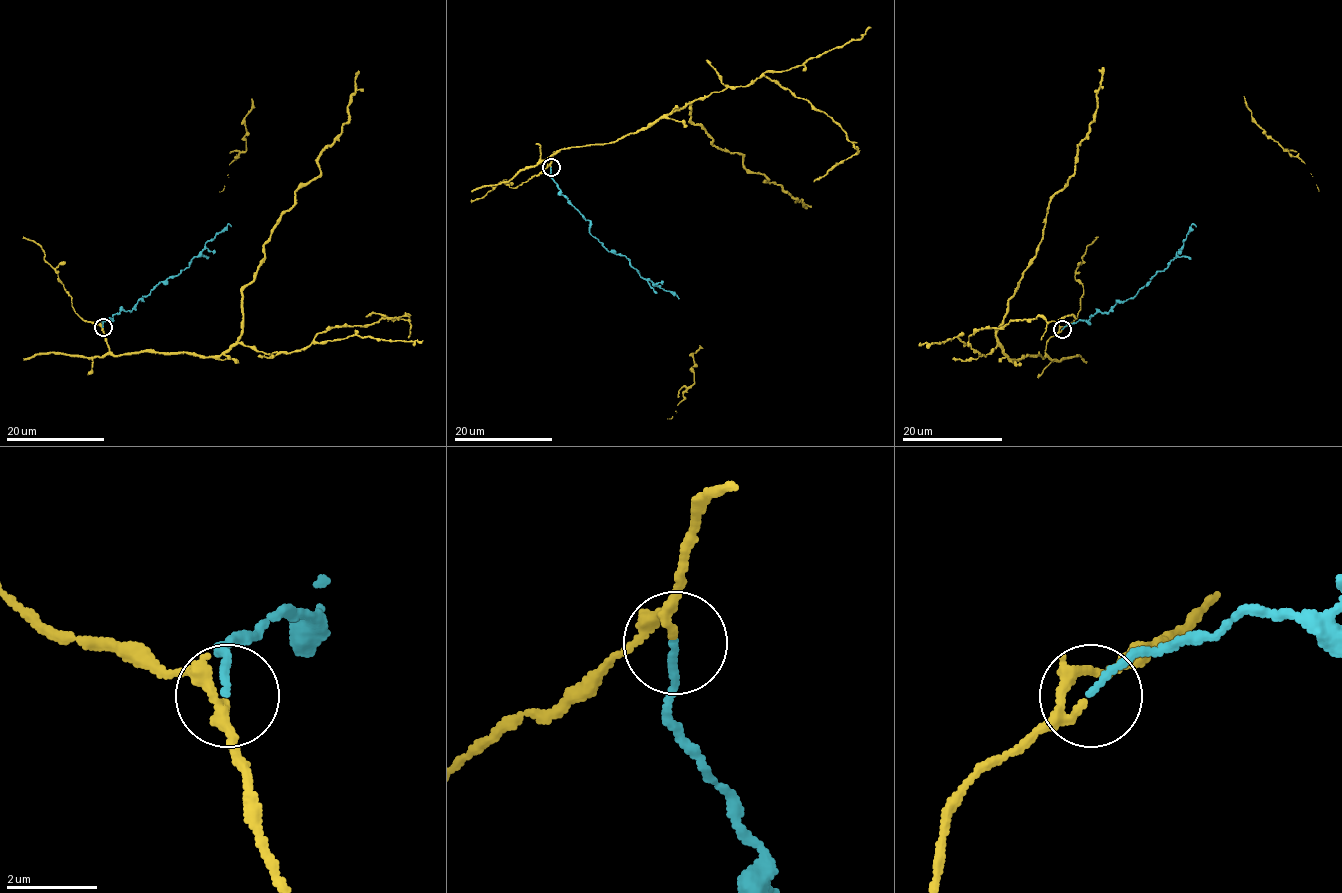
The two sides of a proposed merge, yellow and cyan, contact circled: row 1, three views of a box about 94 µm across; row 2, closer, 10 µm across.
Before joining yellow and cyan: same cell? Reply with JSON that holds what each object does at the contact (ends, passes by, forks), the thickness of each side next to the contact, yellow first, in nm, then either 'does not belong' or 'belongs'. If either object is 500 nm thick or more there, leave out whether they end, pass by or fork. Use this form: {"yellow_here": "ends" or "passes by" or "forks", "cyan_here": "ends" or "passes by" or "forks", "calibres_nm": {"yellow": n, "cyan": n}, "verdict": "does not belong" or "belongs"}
{"yellow_here": "passes by", "cyan_here": "ends", "calibres_nm": {"yellow": 160, "cyan": 140}, "verdict": "belongs"}

